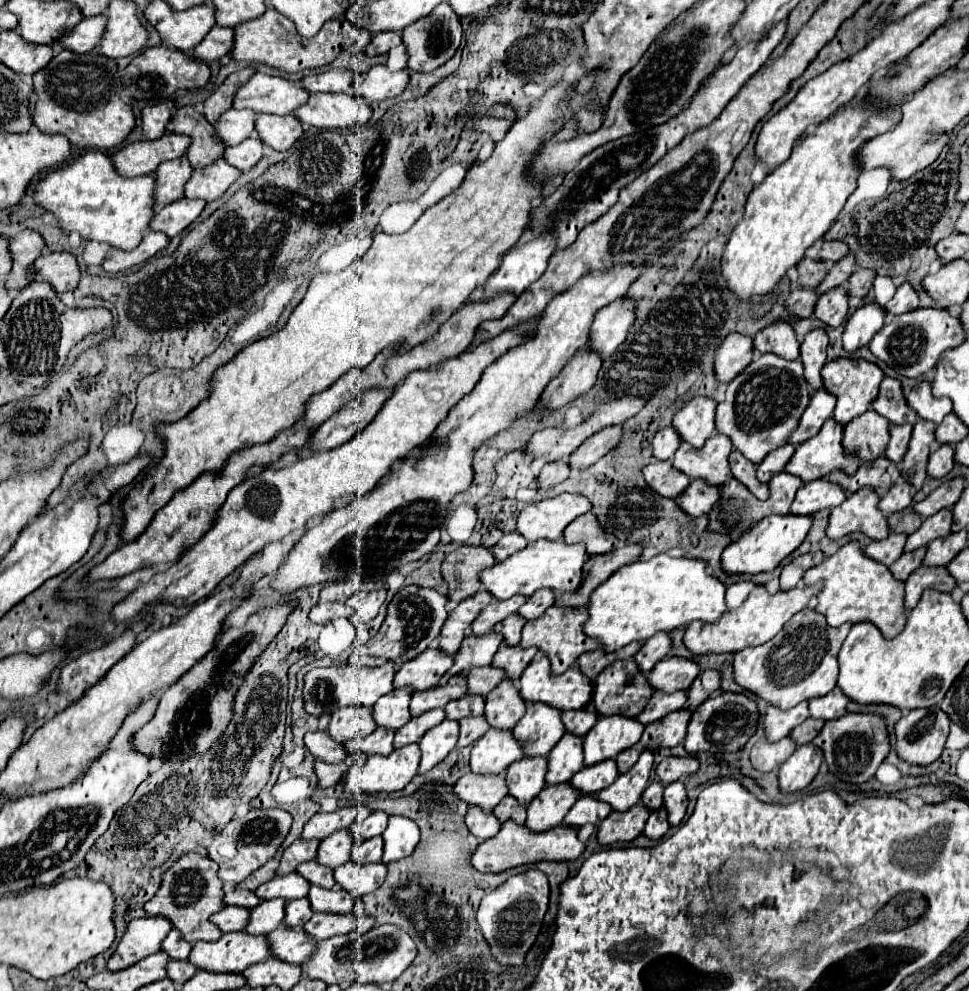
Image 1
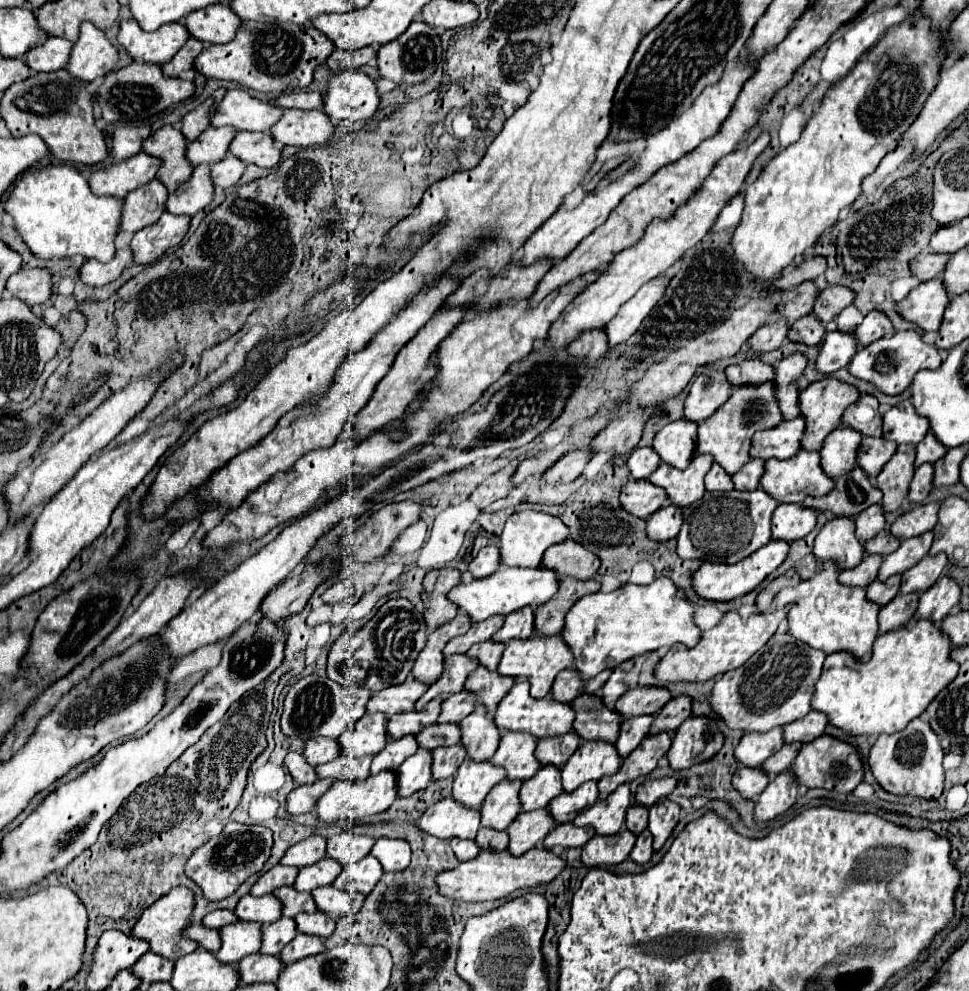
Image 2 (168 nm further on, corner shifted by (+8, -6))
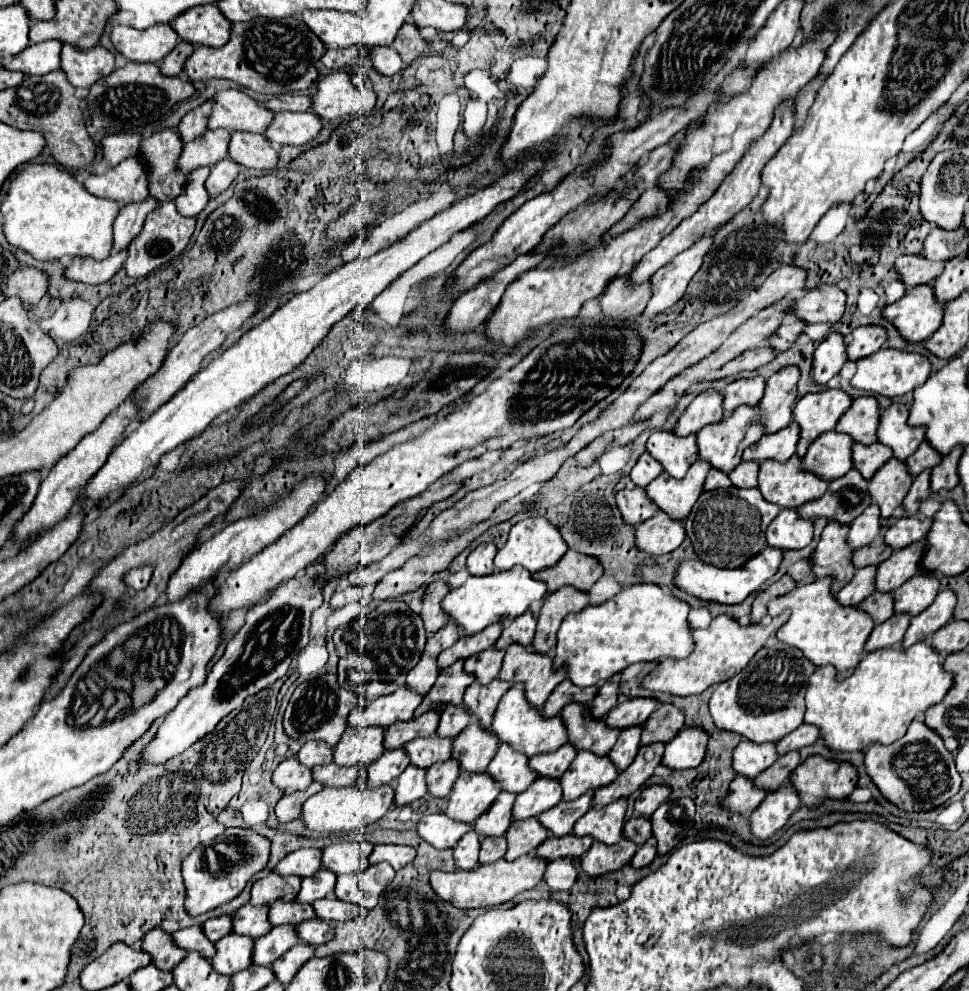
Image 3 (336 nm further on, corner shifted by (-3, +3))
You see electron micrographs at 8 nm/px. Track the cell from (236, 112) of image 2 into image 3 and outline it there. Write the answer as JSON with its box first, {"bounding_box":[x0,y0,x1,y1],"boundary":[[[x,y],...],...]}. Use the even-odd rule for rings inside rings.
{"bounding_box":[209,88,275,134],"boundary":[[[231,88],[217,92],[213,98],[215,106],[209,116],[209,130],[227,128],[231,132],[243,130],[263,134],[271,124],[271,118],[275,116],[261,102],[253,100],[245,90]]]}

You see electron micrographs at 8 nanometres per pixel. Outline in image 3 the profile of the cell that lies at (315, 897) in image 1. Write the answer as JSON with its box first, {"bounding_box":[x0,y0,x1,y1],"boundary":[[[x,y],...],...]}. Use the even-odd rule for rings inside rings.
{"bounding_box":[297,918,335,946],"boundary":[[[313,918],[313,920],[303,920],[303,924],[297,924],[297,934],[301,940],[319,946],[335,936],[335,928],[325,920]]]}

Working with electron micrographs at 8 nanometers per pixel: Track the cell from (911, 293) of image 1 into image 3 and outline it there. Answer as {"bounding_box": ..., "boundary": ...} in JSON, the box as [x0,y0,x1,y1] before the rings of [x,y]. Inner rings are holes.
{"bounding_box":[847,324,887,360],"boundary":[[[877,324],[857,326],[847,340],[847,356],[849,360],[859,360],[883,348],[885,342],[887,342],[887,330],[883,326]]]}

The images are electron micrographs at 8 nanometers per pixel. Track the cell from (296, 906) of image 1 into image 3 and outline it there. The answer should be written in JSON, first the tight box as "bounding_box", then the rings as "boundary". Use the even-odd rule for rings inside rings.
{"bounding_box":[253,924,299,966],"boundary":[[[279,924],[269,934],[255,940],[253,962],[269,966],[279,956],[283,956],[291,946],[295,946],[297,942],[299,942],[299,936],[295,932],[295,926],[293,924]]]}

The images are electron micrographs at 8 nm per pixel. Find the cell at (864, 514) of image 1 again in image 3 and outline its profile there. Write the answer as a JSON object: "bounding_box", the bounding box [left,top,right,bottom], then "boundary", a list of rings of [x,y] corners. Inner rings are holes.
{"bounding_box":[811,522,857,584],"boundary":[[[829,522],[821,534],[821,542],[815,548],[815,554],[811,558],[813,562],[813,574],[815,576],[825,576],[831,574],[833,566],[841,566],[845,572],[843,584],[847,584],[847,580],[851,580],[851,576],[855,576],[857,568],[851,562],[853,556],[853,548],[847,542],[847,534],[849,534],[849,526],[847,524],[835,524]]]}

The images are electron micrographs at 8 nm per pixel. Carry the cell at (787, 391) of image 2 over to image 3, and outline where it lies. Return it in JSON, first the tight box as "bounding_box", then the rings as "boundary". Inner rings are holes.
{"bounding_box":[759,366,799,432],"boundary":[[[785,366],[767,380],[765,396],[759,402],[759,410],[763,412],[763,424],[767,426],[765,432],[777,432],[793,422],[793,406],[799,398],[797,382],[799,366]]]}

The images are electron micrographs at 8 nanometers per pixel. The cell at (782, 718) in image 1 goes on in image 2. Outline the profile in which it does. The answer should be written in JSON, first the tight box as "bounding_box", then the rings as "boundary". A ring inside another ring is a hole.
{"bounding_box":[734,727,782,767],"boundary":[[[782,727],[772,729],[768,733],[746,733],[736,751],[734,757],[744,767],[760,767],[772,753],[776,753],[782,747]]]}

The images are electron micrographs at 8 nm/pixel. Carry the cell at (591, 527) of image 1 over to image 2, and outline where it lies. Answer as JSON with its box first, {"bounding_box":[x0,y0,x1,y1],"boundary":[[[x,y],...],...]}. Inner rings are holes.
{"bounding_box":[540,539,600,581],"boundary":[[[566,539],[558,545],[552,545],[544,553],[540,567],[556,571],[558,577],[574,577],[578,581],[588,581],[596,575],[600,559],[576,541]]]}

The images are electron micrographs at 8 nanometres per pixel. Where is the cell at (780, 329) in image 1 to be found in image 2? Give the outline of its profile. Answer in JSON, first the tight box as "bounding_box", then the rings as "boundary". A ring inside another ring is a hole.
{"bounding_box":[726,359,774,387],"boundary":[[[744,359],[740,365],[732,365],[726,369],[728,383],[732,387],[740,385],[762,385],[774,377],[774,367],[762,363],[760,359]]]}

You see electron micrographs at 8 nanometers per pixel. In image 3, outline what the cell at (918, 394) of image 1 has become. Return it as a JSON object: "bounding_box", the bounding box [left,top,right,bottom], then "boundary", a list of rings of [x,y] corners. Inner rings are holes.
{"bounding_box":[877,402,925,460],"boundary":[[[893,402],[881,414],[877,432],[877,440],[881,444],[887,444],[893,450],[893,456],[899,460],[907,460],[925,440],[925,428],[907,424],[907,416],[909,408],[901,402]]]}

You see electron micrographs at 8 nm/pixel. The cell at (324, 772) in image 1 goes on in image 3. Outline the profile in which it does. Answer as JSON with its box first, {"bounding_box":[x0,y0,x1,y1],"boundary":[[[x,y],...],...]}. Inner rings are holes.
{"bounding_box":[275,782,323,822],"boundary":[[[313,782],[307,790],[299,790],[299,792],[291,792],[291,794],[285,794],[277,806],[275,806],[275,814],[279,818],[279,822],[289,822],[289,820],[295,820],[301,816],[301,810],[303,810],[303,804],[309,796],[313,796],[315,792],[319,792],[323,788],[323,784],[319,782]]]}

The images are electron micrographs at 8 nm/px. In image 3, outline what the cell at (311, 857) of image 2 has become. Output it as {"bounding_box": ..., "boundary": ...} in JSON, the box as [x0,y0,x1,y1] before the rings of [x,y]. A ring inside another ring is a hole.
{"bounding_box":[275,848,321,878],"boundary":[[[299,848],[295,852],[289,852],[277,866],[275,872],[281,876],[285,874],[297,874],[301,878],[315,874],[321,868],[321,850],[319,848]]]}

